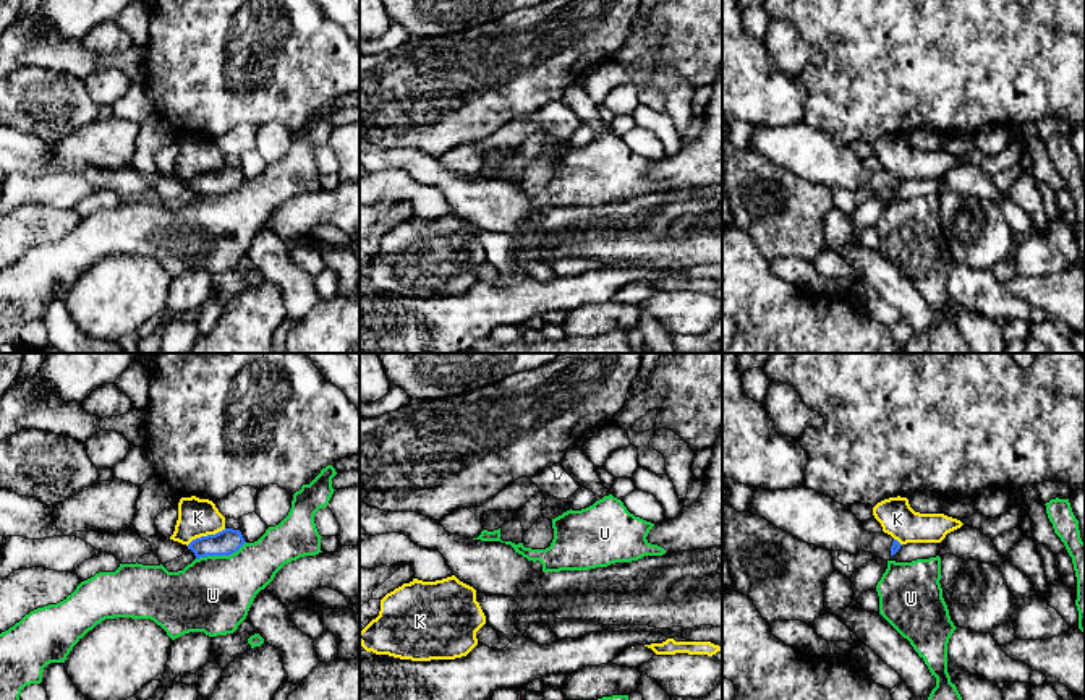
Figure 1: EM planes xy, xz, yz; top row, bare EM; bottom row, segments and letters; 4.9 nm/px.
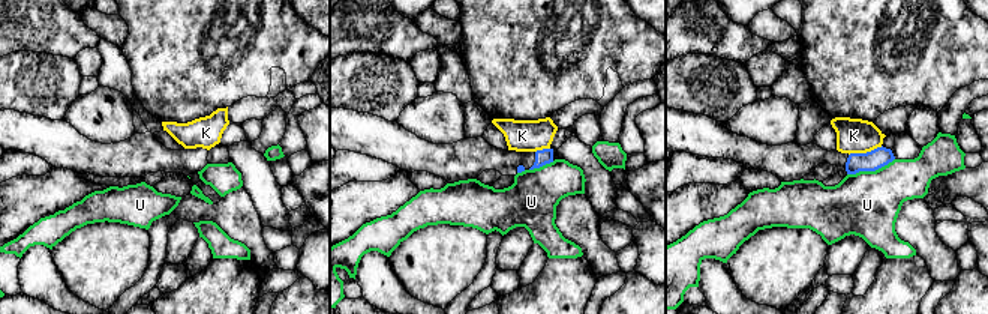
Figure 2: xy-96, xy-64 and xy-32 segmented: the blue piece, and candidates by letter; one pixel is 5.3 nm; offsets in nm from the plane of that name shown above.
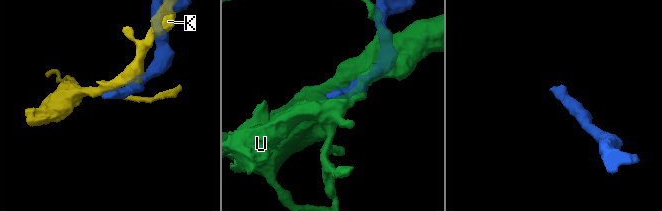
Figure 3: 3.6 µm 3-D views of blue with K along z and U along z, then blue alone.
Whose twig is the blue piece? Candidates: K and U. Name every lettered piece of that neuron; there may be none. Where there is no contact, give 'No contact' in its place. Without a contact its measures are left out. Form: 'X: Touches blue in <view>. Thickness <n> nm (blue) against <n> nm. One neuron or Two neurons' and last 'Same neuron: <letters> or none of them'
K: Touches blue in xy. Thickness 130 nm (blue) against 190 nm. Two neurons
U: Touches blue in xy. Thickness 130 nm (blue) against 380 nm. Two neurons
Same neuron: none of them

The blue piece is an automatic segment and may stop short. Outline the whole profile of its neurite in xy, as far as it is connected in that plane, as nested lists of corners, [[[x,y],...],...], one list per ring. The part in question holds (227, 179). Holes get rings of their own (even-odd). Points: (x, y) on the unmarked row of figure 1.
[[[225,165],[215,172],[193,177],[188,181],[188,186],[194,190],[196,196],[206,193],[230,193],[236,190],[245,180],[246,178],[240,167]]]

